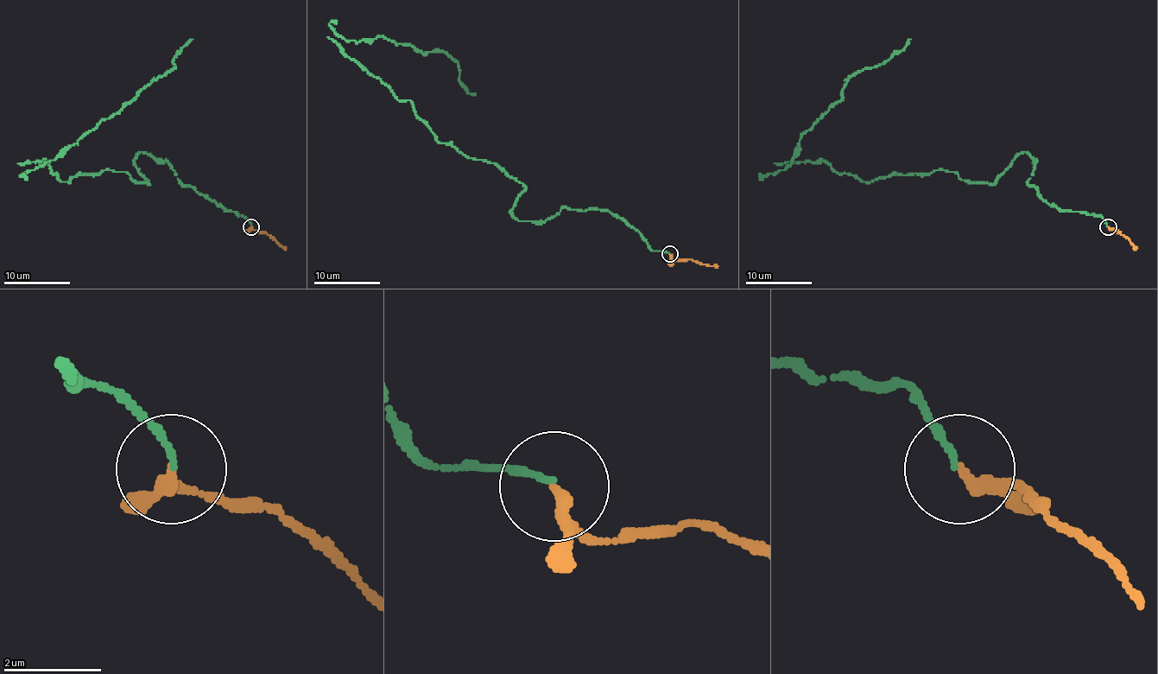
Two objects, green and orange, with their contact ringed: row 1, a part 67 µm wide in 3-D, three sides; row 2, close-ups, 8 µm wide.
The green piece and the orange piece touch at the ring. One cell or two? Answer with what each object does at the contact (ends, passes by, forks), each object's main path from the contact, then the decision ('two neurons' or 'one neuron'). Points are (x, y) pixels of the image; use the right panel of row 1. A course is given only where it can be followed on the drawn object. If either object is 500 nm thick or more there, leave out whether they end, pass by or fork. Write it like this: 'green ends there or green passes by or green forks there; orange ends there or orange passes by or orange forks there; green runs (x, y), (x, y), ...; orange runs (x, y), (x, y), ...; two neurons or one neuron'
green ends there; orange passes by; green runs (1107, 226), (1042, 200), (1023, 152), (991, 185), (778, 170), (848, 80), (911, 39); orange runs (1108, 226), (1120, 232), (1135, 250); one neuron

